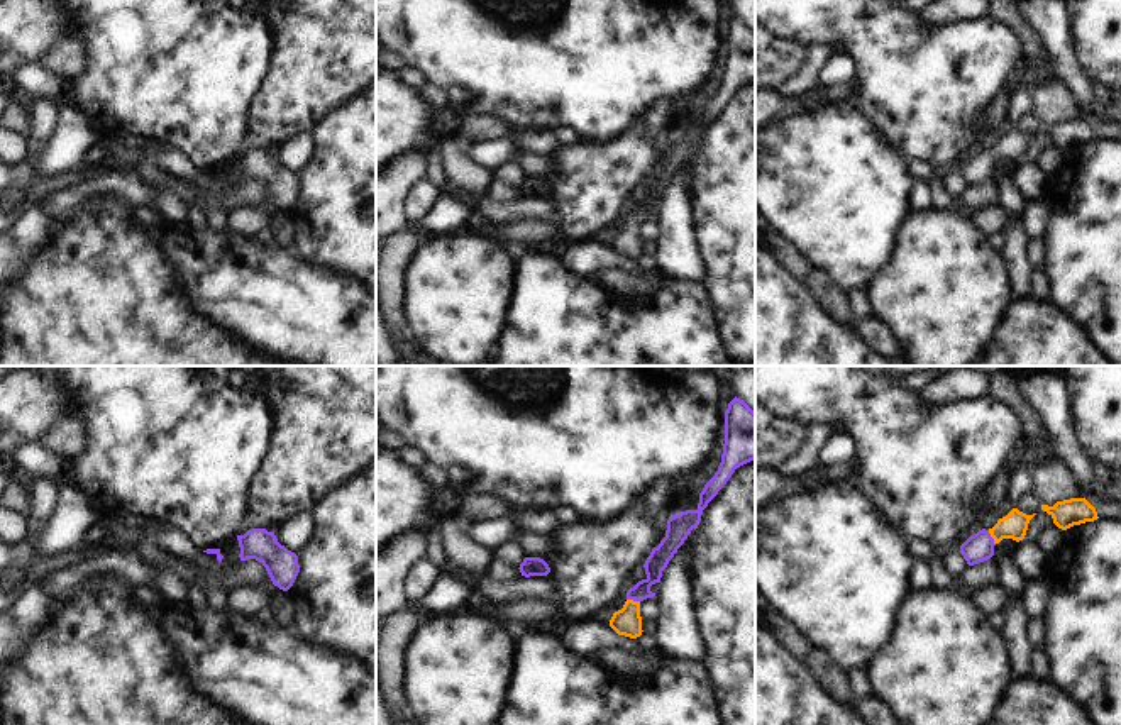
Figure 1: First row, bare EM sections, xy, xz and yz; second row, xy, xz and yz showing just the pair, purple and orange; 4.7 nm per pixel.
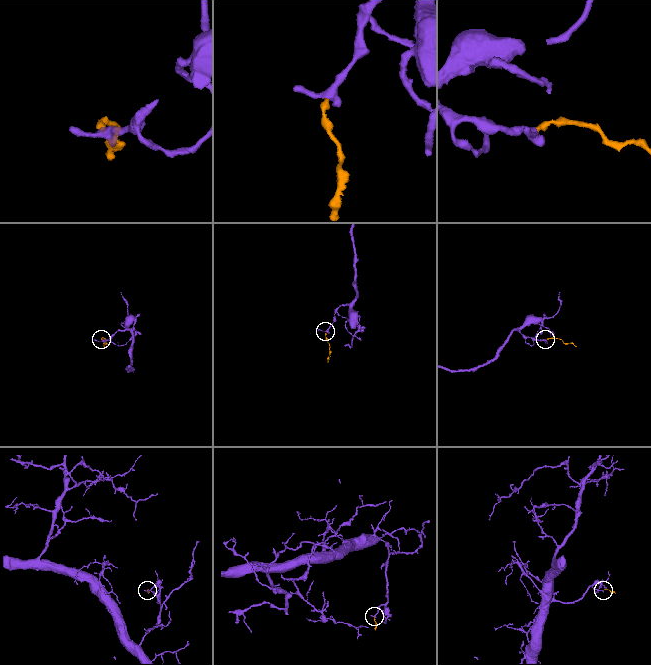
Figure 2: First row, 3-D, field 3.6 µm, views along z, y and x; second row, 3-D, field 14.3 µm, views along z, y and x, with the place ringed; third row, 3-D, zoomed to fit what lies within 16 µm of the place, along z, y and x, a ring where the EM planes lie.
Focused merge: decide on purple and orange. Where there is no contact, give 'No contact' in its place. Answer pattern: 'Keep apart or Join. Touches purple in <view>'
Join. Touches purple in yz.

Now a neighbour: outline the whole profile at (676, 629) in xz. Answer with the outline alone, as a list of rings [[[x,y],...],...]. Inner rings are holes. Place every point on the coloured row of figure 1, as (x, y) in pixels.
[[[693,529],[662,571],[654,596],[657,603],[657,618],[654,622],[655,632],[652,635],[667,659],[703,662],[704,644],[698,632],[689,586],[691,545],[696,535],[698,529]]]

